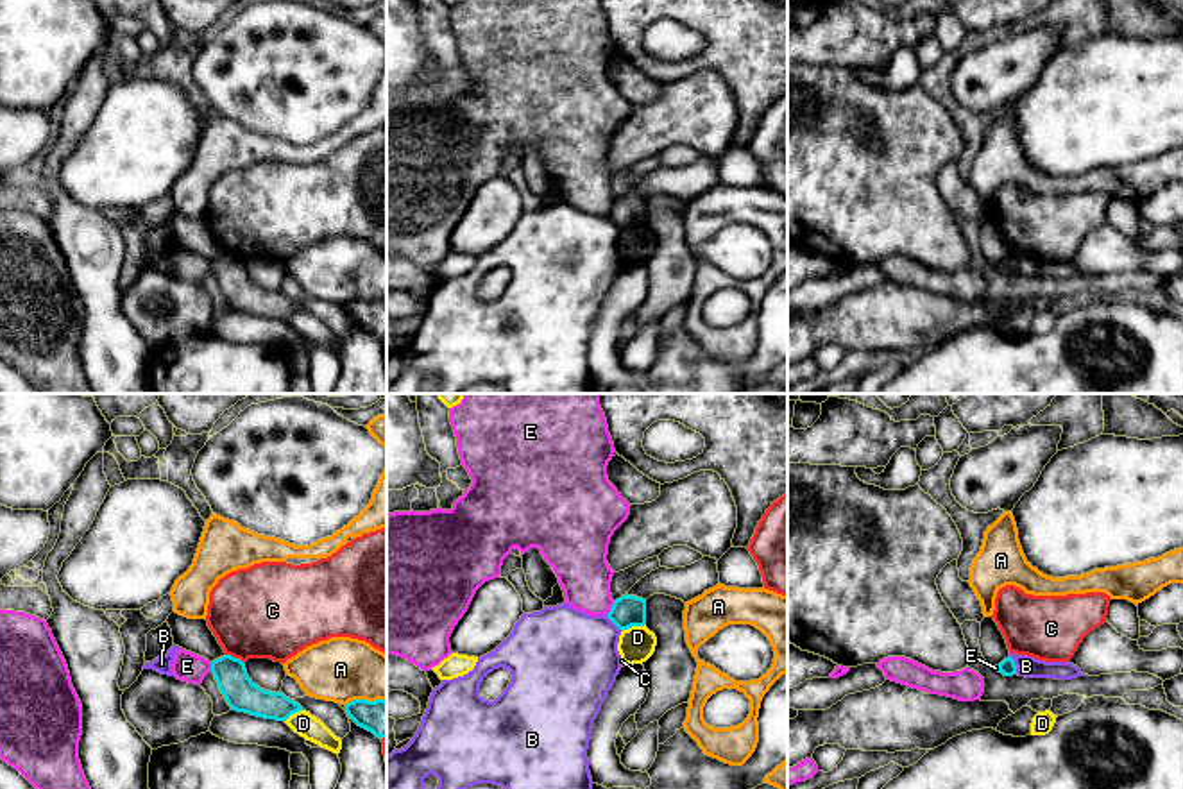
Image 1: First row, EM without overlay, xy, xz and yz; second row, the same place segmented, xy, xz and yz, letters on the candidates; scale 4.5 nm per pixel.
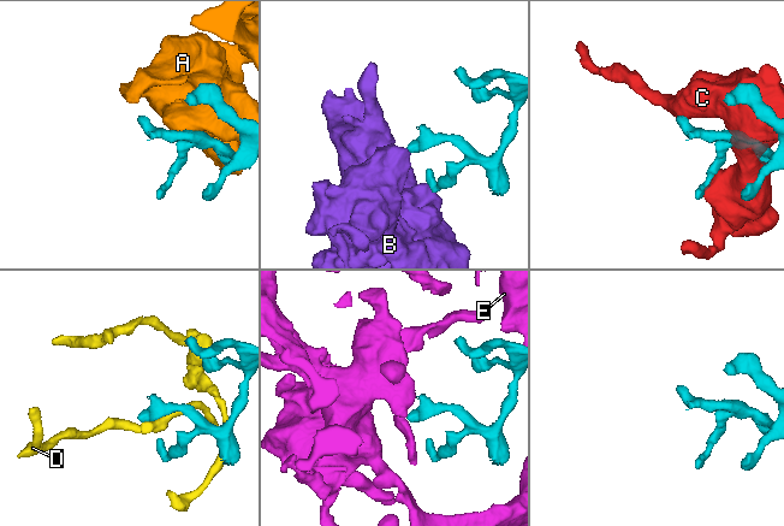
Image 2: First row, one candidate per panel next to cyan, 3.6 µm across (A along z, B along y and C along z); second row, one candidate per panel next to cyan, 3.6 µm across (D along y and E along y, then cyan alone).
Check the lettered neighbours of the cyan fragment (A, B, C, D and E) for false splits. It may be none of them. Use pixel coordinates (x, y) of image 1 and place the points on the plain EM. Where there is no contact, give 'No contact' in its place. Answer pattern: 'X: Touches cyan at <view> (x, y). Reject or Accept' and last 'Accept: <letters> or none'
A: Touches cyan at xy (364, 299). Reject
B: Touches cyan at yz (1013, 263). Reject
C: Touches cyan at xy (233, 256). Reject
D: Touches cyan at xz (632, 224). Reject
E: Touches cyan at xz (611, 208). Reject
Accept: none

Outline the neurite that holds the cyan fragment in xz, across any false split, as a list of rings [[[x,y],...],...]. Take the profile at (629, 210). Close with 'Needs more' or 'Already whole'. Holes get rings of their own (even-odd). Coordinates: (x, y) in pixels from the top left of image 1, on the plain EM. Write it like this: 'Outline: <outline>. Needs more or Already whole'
Outline: [[[625,193],[614,200],[607,216],[621,231],[632,225],[644,225],[646,224],[646,199]]]. Already whole

